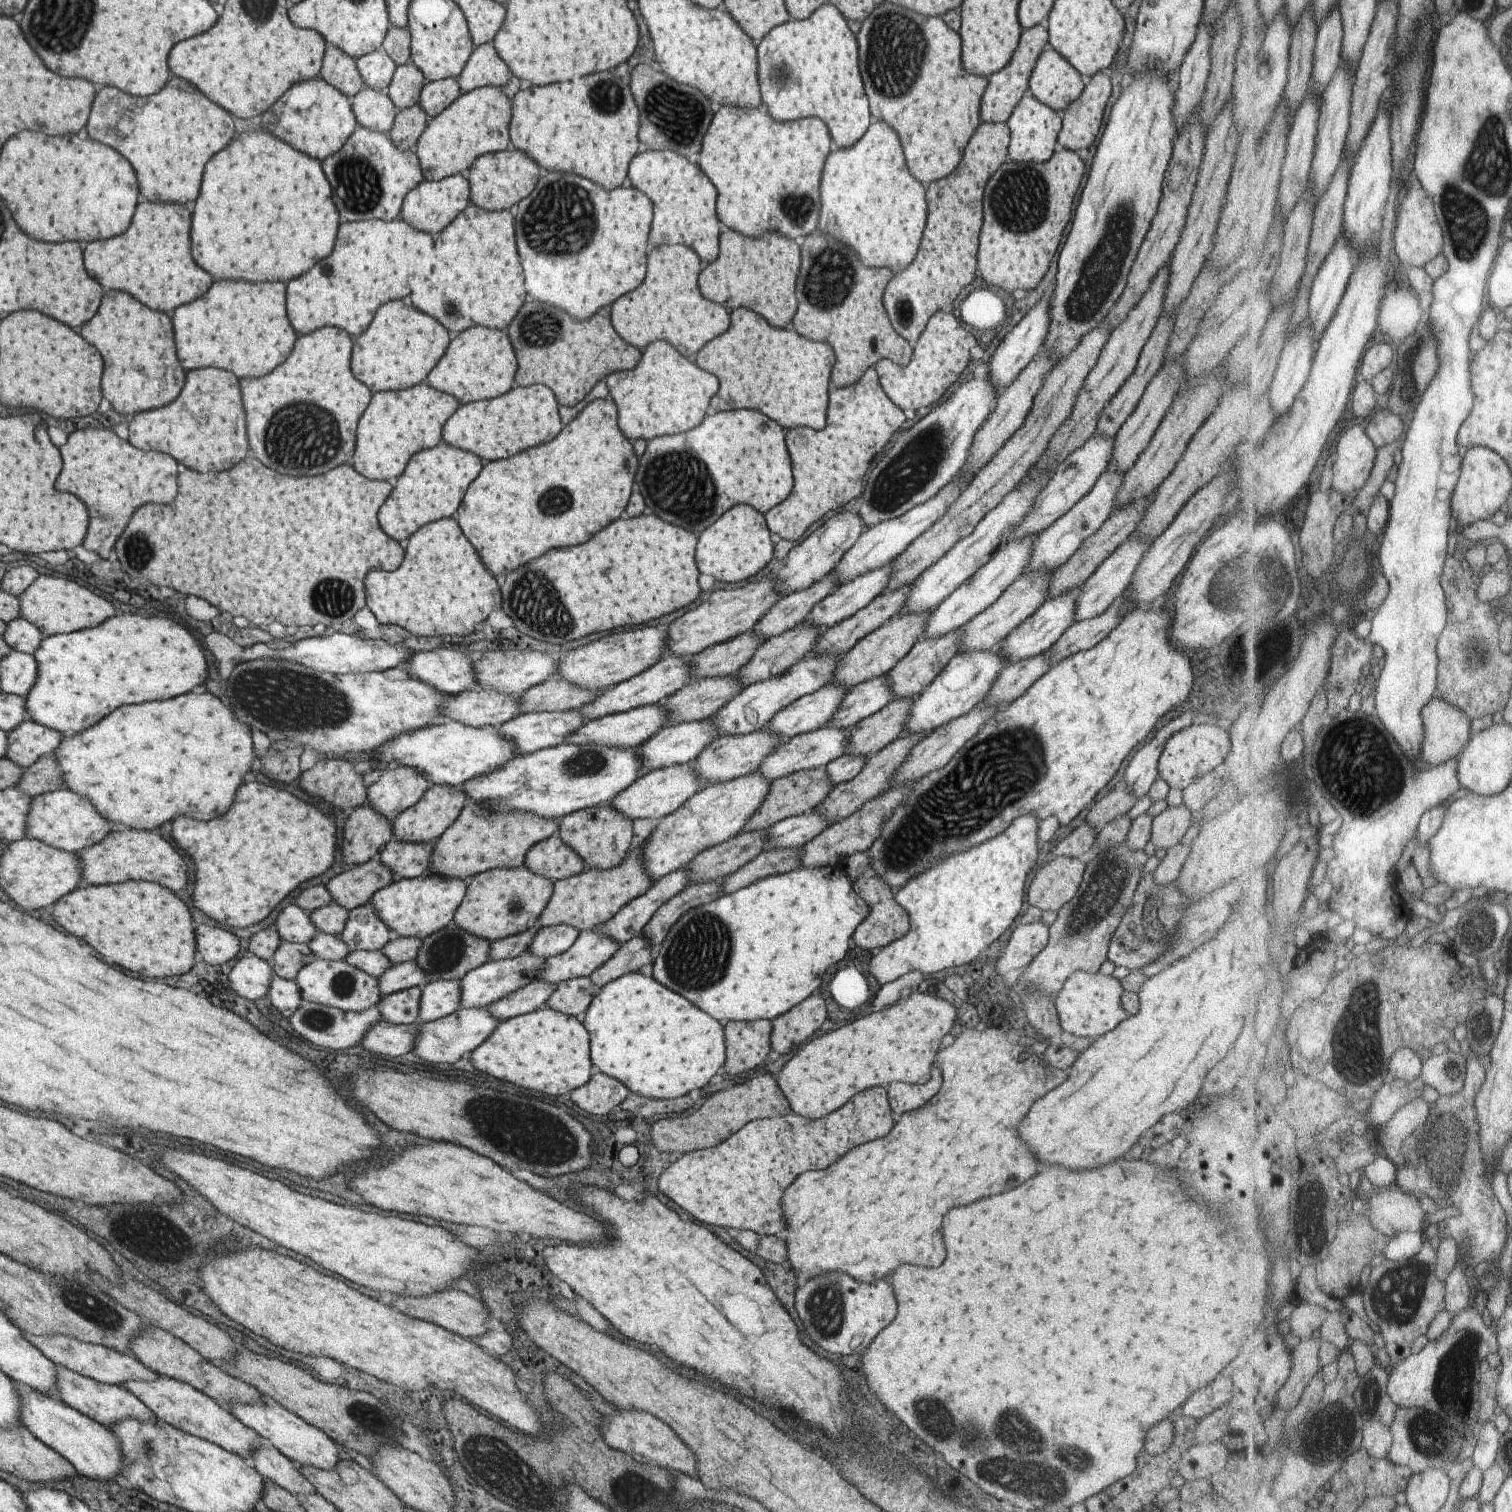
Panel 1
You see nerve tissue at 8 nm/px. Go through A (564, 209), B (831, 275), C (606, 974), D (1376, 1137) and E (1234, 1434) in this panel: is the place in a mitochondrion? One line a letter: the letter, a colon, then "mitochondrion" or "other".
A: mitochondrion
B: mitochondrion
C: other
D: other
E: other

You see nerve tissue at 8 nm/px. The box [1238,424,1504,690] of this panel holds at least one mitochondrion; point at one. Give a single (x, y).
(1473, 652)

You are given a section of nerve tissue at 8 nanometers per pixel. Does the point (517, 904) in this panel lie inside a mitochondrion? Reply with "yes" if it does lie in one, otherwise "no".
yes

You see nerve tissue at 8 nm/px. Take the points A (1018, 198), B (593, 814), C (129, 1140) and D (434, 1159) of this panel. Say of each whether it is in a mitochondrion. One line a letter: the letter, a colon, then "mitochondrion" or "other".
A: mitochondrion
B: other
C: other
D: other

